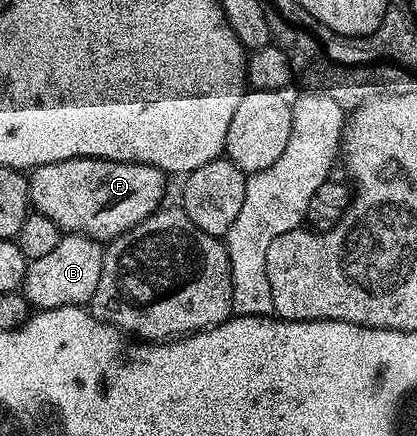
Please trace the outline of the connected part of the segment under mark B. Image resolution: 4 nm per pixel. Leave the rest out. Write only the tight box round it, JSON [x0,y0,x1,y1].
[23,234,105,309]

